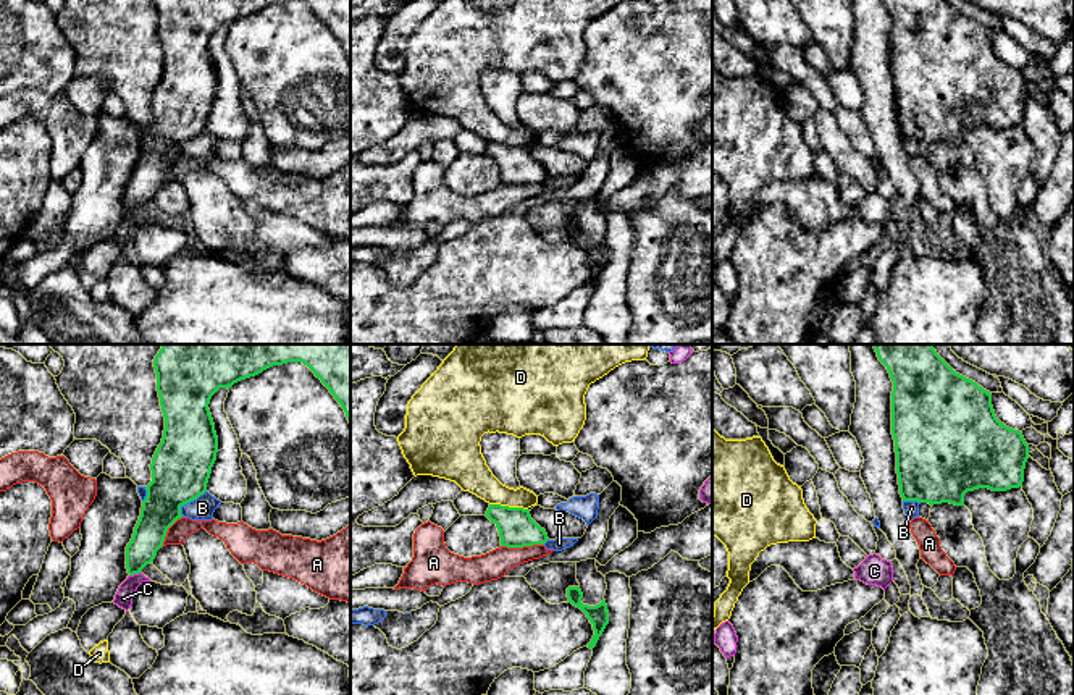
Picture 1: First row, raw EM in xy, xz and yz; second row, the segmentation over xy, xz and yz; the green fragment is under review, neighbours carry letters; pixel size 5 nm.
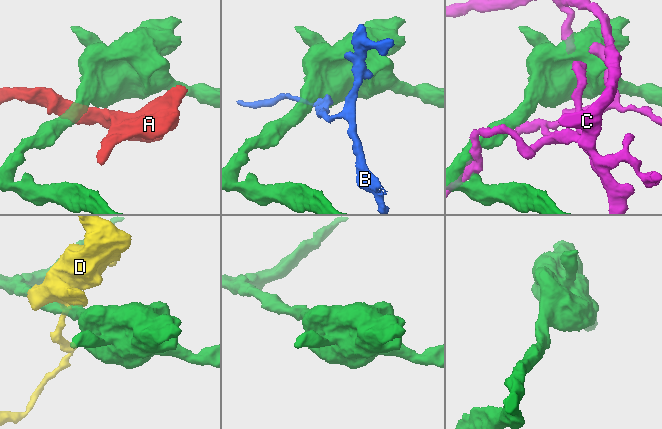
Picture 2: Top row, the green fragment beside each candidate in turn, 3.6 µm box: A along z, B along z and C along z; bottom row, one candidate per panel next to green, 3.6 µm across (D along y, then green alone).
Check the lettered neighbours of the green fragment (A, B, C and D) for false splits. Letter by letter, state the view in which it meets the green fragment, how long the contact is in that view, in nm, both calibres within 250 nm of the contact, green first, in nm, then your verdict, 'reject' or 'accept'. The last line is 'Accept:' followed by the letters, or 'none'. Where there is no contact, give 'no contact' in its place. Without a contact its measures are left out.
A: xz | 200 nm | 180/140 nm | reject
B: xy | 180 nm | 300/120 nm | reject
C: xy | 70 nm | 160/90 nm | reject
D: xz | 190 nm | 180/180 nm | reject
Accept: none

